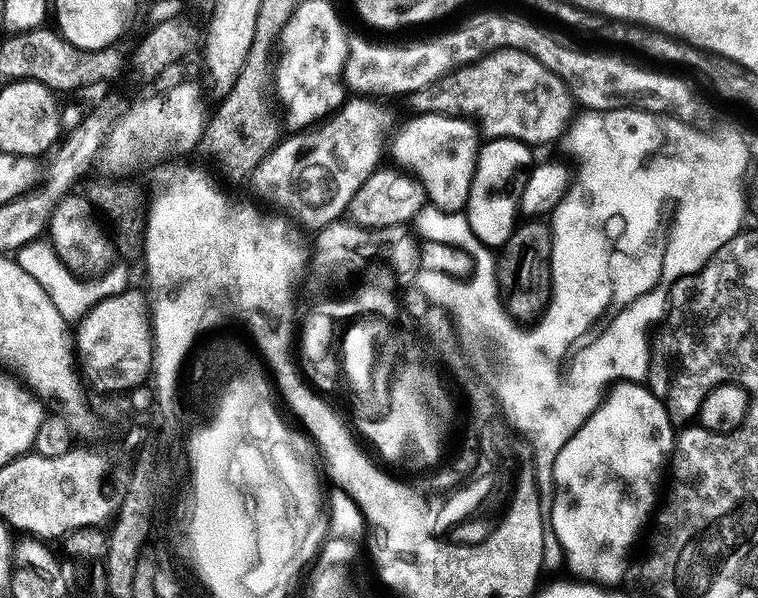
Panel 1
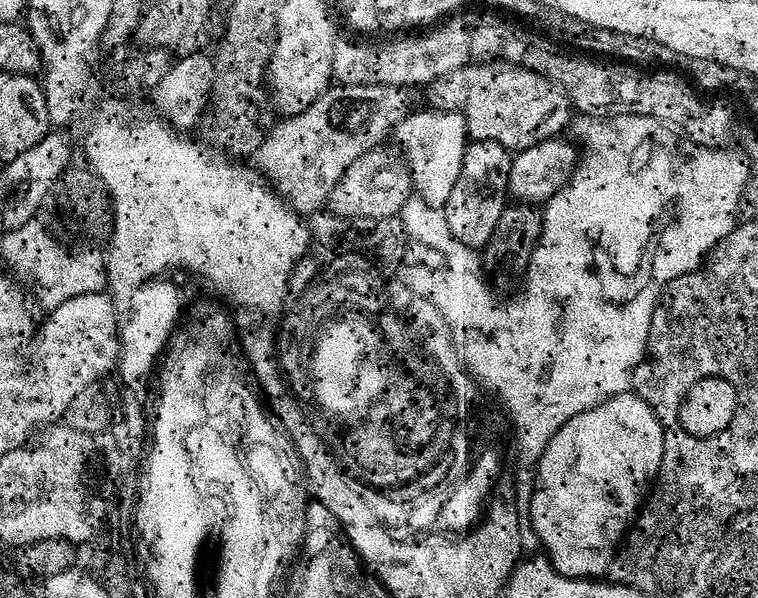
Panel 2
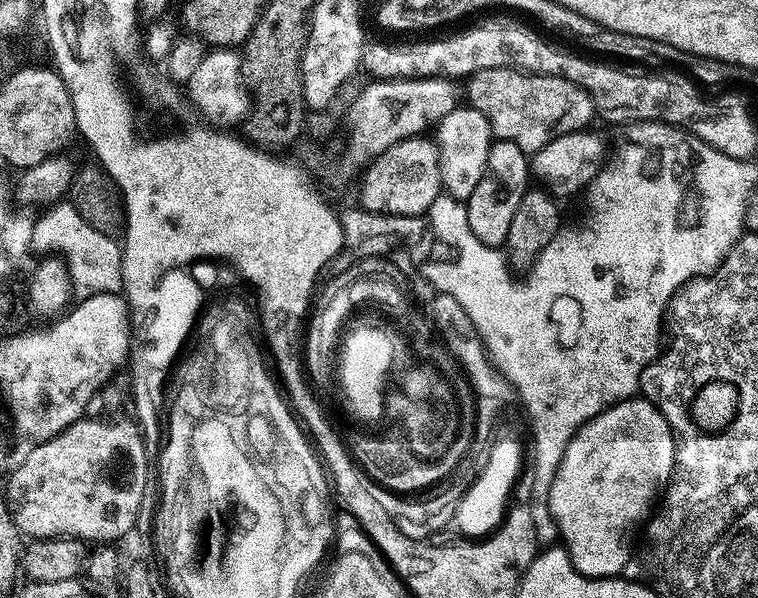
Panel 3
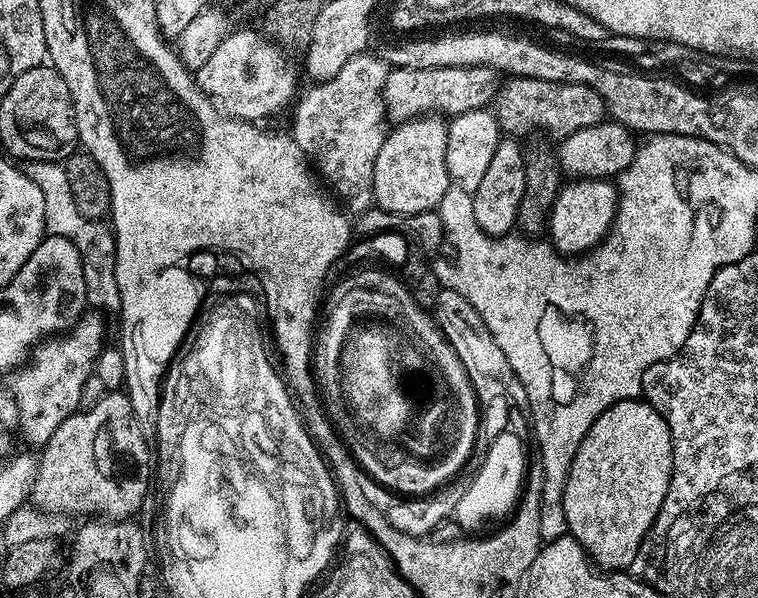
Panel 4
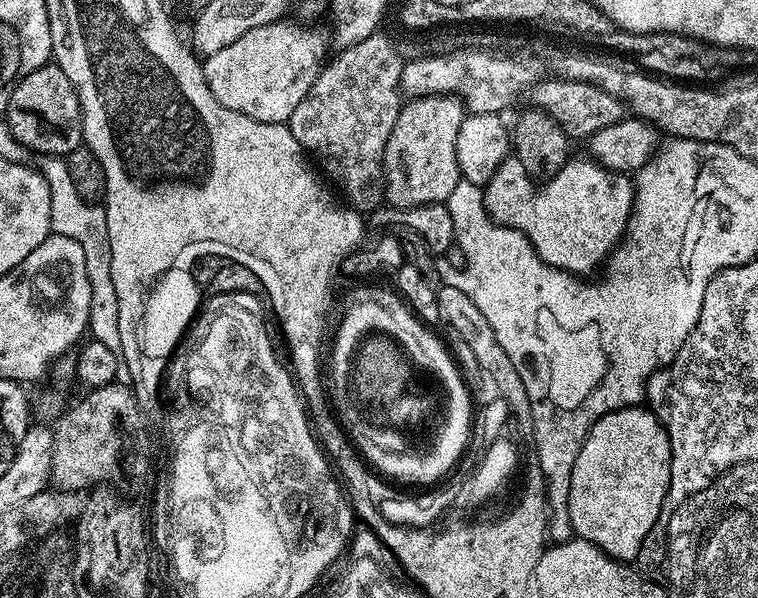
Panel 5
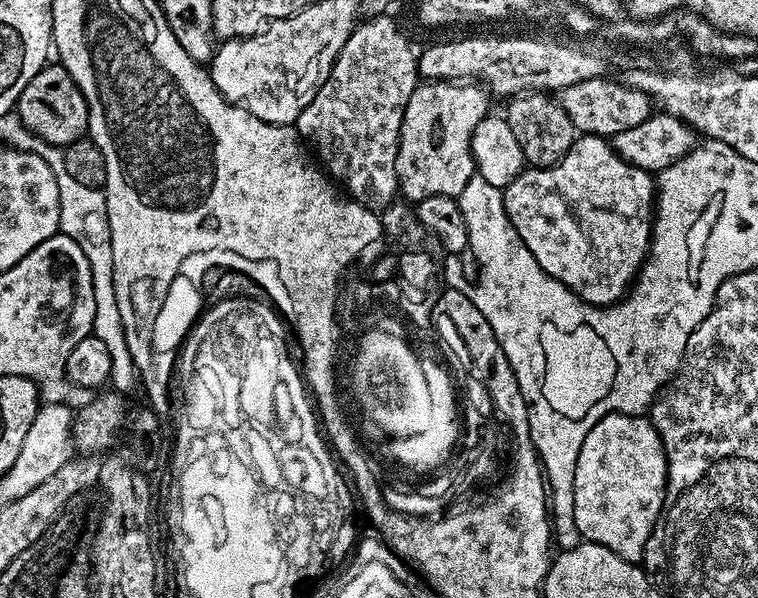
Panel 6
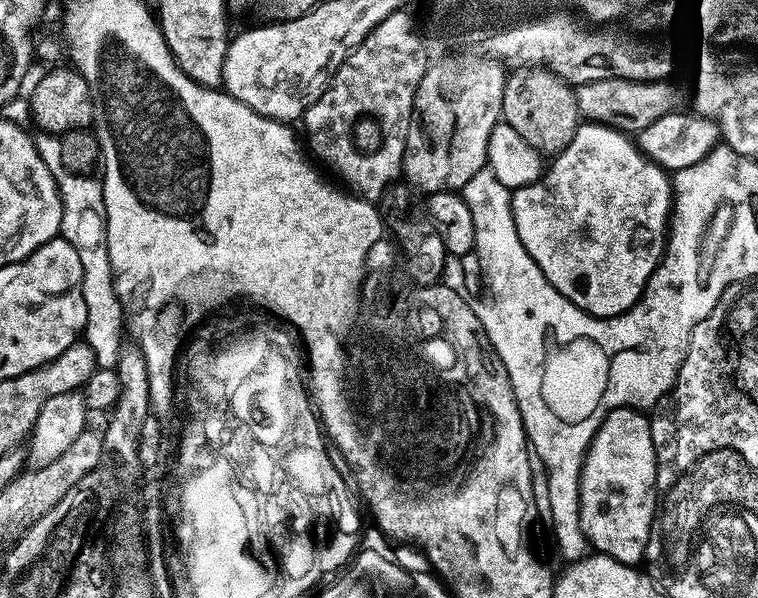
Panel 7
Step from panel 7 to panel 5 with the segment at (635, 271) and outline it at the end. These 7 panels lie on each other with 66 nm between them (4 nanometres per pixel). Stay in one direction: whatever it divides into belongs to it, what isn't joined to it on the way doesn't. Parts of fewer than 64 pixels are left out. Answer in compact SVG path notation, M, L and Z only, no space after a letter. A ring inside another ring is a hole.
M509 154L482 189L494 224L520 231L531 251L550 266L588 278L621 246L636 190L625 173L611 172L591 158L583 159L569 159L556 176L539 184Z

